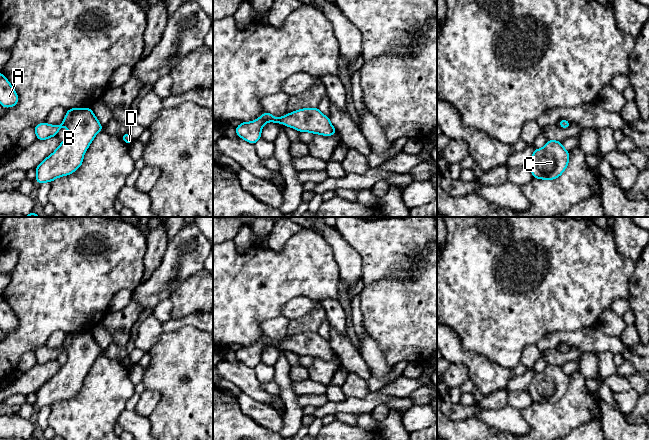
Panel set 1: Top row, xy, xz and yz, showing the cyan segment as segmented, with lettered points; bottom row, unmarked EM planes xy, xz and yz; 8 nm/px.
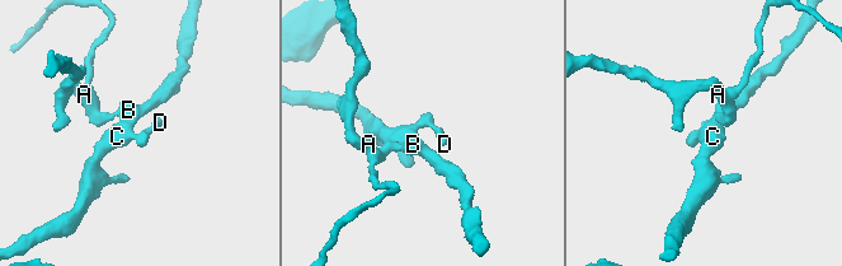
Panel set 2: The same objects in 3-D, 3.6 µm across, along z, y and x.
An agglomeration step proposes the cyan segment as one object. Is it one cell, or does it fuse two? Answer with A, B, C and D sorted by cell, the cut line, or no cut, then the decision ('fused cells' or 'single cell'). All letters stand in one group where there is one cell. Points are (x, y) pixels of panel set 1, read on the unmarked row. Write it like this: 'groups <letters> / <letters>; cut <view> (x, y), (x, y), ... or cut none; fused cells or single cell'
groups A B C D; cut none; single cell

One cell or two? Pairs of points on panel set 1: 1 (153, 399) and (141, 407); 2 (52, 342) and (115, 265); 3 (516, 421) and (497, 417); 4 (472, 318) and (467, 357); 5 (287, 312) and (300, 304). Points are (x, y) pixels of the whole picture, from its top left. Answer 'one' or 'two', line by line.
1: one
2: two
3: one
4: two
5: one

